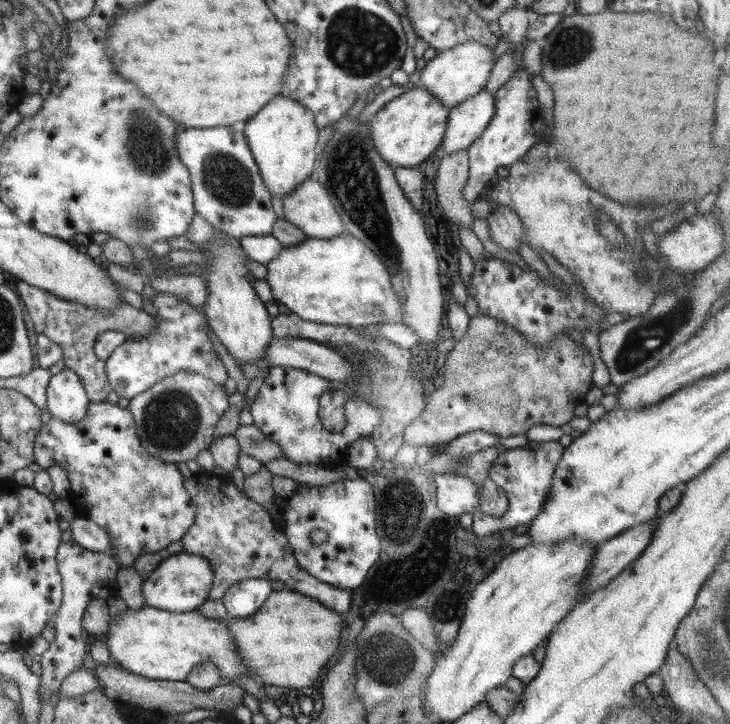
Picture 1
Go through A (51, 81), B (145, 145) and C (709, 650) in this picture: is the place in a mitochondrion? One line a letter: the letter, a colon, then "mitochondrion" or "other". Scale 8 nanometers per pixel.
A: other
B: mitochondrion
C: mitochondrion

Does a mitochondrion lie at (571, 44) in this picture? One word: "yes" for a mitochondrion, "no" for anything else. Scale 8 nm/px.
yes

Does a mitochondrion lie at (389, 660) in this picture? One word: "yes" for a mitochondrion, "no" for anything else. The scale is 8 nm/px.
yes

